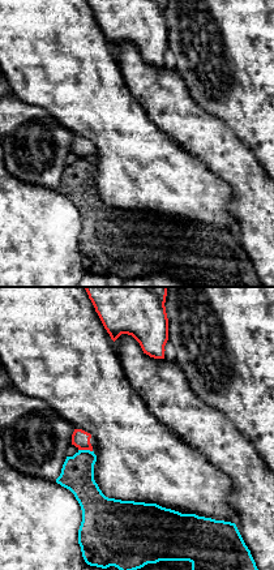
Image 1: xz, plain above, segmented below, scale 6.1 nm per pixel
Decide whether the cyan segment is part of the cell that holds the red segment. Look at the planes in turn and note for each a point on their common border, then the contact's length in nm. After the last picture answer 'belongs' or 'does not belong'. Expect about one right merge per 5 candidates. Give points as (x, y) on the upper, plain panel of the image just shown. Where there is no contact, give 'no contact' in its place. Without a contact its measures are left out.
contact (85, 157); length 90 nm

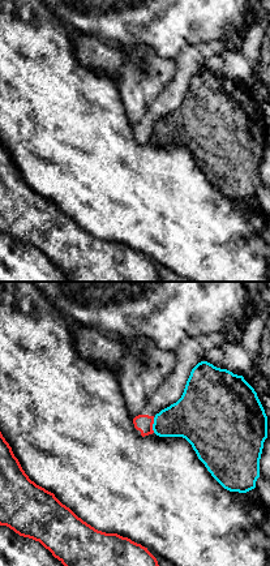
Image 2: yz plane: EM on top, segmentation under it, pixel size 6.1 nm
contact (151, 133); length 100 nm

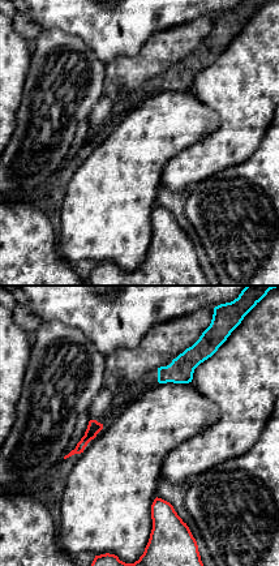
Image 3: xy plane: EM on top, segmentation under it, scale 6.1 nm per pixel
no contact

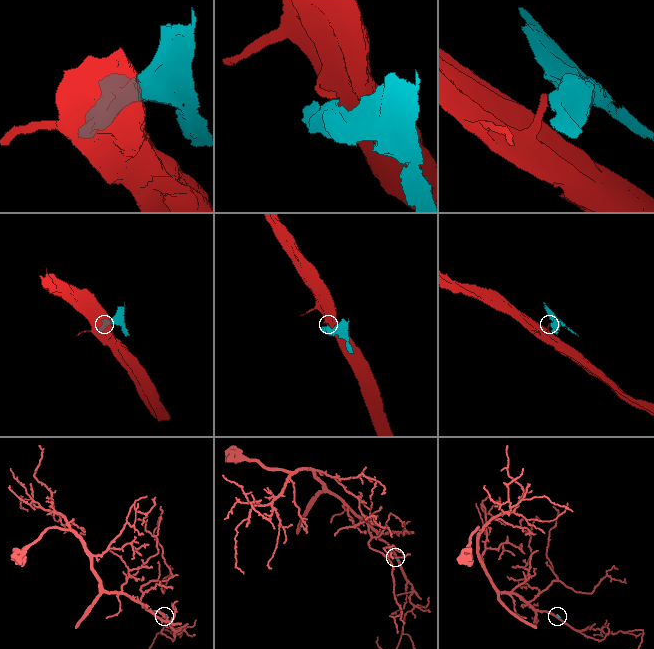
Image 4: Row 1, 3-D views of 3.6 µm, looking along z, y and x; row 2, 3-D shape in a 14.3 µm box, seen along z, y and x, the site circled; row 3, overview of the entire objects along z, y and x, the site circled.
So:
does not belong

